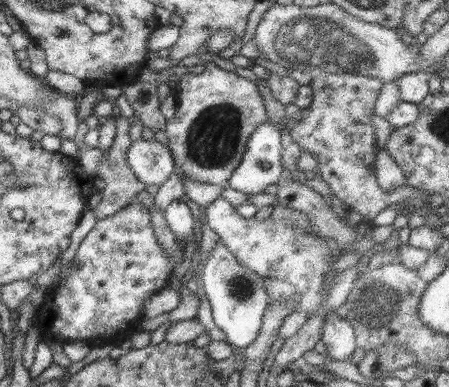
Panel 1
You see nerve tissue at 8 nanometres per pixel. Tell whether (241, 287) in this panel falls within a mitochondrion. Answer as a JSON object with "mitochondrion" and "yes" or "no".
{"mitochondrion":"yes"}

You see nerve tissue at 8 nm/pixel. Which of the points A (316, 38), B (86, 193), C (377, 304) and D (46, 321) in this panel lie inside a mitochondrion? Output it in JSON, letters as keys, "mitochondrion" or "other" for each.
{"A":"mitochondrion","B":"other","C":"mitochondrion","D":"other"}

